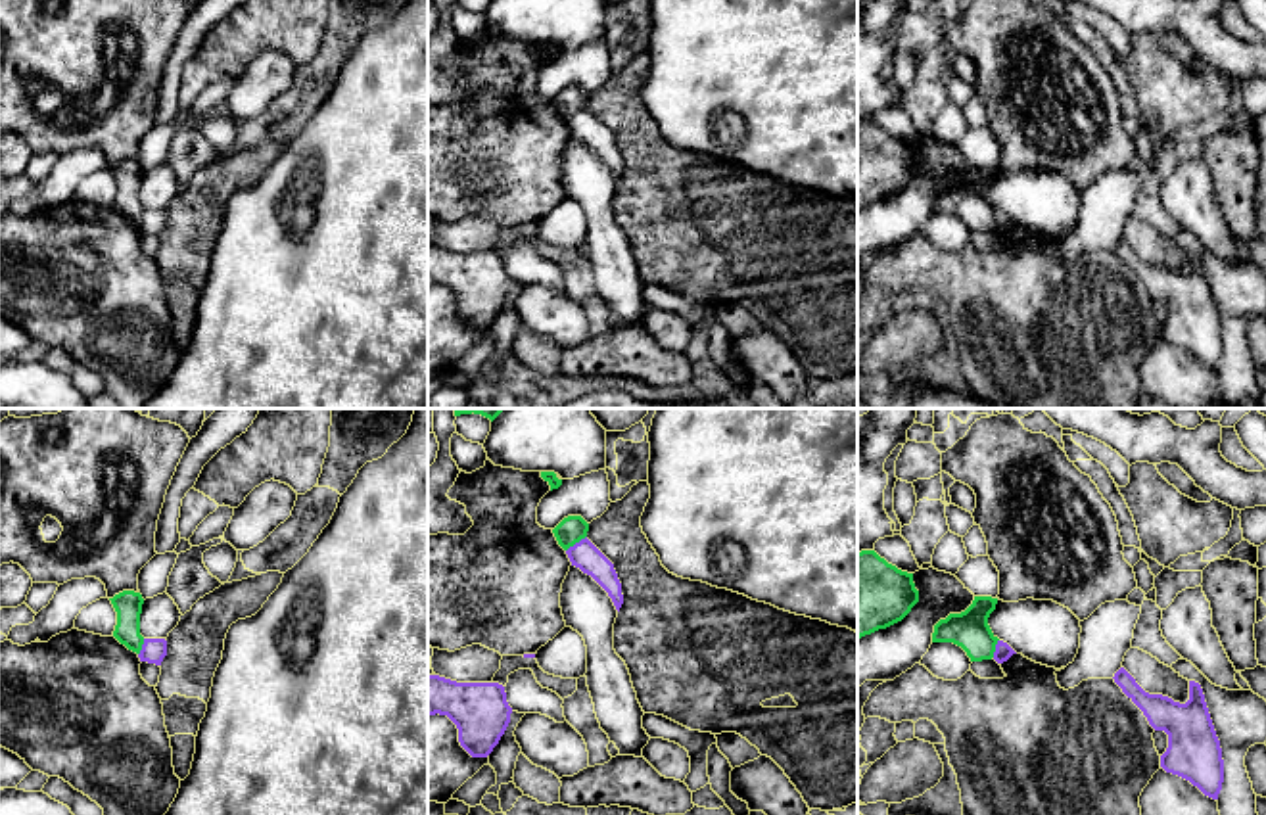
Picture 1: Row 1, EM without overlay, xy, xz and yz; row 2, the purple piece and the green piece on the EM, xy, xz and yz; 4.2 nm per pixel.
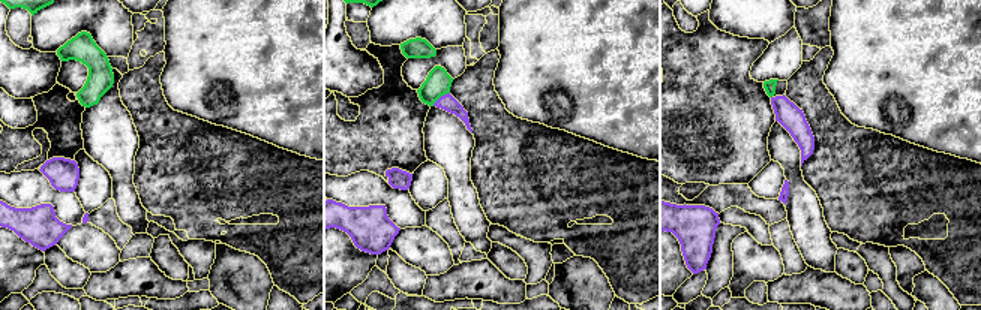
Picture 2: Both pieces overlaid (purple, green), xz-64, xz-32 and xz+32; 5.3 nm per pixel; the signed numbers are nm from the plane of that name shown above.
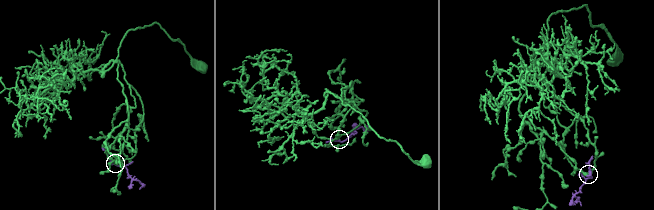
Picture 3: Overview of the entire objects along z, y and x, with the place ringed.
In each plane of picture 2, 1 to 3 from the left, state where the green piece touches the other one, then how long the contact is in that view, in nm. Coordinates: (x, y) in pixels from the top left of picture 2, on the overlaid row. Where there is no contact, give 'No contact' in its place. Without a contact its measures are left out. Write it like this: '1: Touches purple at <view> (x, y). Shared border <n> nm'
1: No contact
2: Touches purple at xz-32 (440, 98). Shared border 120 nm
3: No contact

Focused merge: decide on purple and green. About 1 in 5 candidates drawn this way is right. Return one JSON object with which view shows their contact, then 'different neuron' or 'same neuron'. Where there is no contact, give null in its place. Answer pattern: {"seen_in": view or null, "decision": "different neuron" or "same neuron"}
{"seen_in": "xz", "decision": "different neuron"}

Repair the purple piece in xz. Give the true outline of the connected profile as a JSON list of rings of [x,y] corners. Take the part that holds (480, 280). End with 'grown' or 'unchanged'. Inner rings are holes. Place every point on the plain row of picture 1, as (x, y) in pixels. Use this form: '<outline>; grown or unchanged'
[[[428,245],[428,286],[447,286],[472,328],[487,328],[504,305],[512,278],[499,253],[457,253]]]; unchanged

